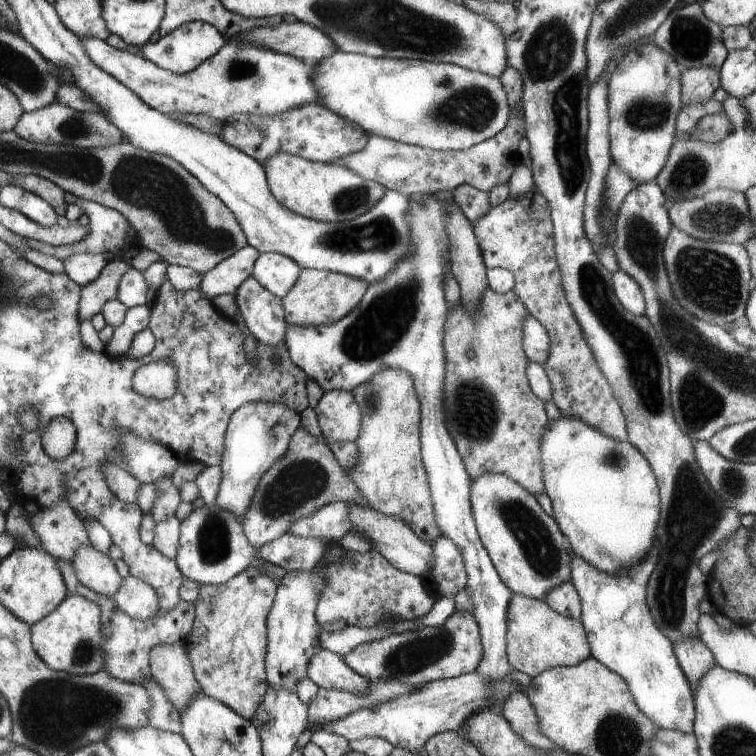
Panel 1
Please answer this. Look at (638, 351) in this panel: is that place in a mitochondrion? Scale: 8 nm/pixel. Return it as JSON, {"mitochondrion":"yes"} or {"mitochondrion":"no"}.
{"mitochondrion":"yes"}

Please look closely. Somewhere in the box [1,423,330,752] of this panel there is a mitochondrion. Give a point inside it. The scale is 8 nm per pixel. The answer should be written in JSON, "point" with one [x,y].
{"point":[45,707]}

